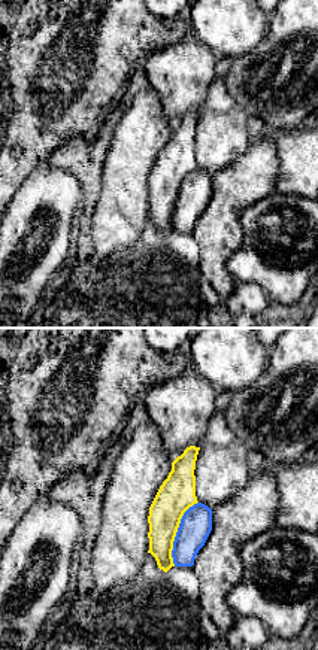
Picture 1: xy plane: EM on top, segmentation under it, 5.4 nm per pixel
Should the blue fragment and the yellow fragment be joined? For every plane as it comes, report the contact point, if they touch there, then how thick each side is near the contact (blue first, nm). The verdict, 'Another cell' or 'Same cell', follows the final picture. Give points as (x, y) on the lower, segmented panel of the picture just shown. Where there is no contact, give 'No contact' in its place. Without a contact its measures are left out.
Touches blue at (176, 532). Thickness 170 nm (blue) against 200 nm

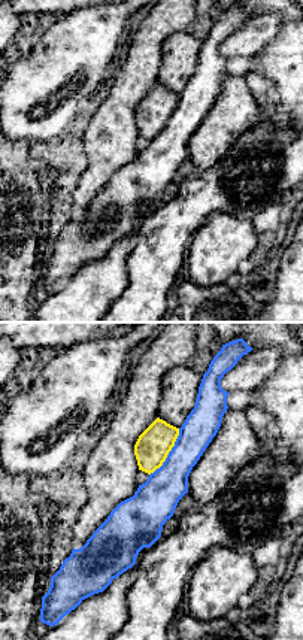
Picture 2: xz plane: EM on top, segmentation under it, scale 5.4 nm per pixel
Touches blue at (169, 452). Thickness 220 nm (blue) against 190 nm

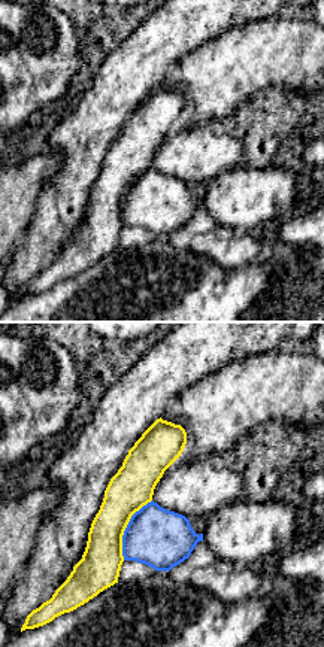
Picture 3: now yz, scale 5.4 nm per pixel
Touches blue at (126, 528). Thickness 320 nm (blue) against 240 nm

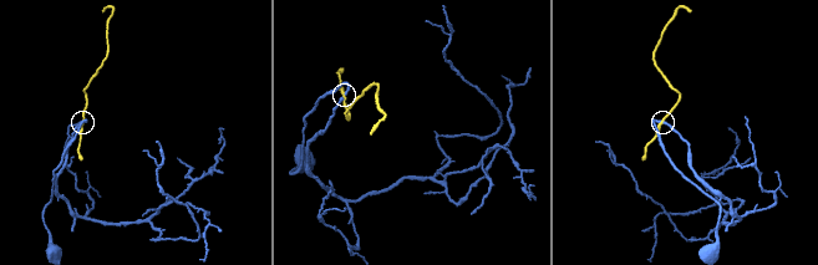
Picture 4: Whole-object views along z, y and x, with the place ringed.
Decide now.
Another cell

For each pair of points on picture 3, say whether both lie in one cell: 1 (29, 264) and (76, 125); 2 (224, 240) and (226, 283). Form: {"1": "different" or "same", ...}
{"1": "same", "2": "different"}

